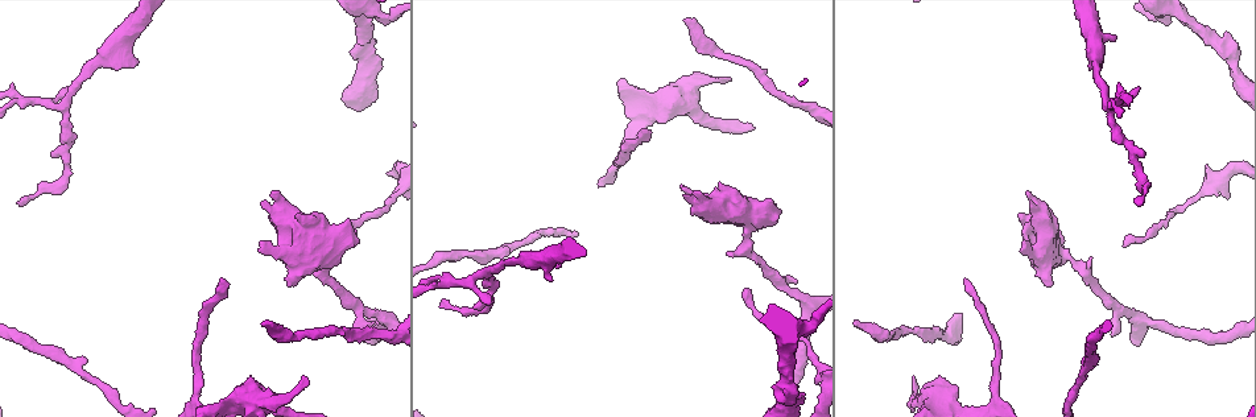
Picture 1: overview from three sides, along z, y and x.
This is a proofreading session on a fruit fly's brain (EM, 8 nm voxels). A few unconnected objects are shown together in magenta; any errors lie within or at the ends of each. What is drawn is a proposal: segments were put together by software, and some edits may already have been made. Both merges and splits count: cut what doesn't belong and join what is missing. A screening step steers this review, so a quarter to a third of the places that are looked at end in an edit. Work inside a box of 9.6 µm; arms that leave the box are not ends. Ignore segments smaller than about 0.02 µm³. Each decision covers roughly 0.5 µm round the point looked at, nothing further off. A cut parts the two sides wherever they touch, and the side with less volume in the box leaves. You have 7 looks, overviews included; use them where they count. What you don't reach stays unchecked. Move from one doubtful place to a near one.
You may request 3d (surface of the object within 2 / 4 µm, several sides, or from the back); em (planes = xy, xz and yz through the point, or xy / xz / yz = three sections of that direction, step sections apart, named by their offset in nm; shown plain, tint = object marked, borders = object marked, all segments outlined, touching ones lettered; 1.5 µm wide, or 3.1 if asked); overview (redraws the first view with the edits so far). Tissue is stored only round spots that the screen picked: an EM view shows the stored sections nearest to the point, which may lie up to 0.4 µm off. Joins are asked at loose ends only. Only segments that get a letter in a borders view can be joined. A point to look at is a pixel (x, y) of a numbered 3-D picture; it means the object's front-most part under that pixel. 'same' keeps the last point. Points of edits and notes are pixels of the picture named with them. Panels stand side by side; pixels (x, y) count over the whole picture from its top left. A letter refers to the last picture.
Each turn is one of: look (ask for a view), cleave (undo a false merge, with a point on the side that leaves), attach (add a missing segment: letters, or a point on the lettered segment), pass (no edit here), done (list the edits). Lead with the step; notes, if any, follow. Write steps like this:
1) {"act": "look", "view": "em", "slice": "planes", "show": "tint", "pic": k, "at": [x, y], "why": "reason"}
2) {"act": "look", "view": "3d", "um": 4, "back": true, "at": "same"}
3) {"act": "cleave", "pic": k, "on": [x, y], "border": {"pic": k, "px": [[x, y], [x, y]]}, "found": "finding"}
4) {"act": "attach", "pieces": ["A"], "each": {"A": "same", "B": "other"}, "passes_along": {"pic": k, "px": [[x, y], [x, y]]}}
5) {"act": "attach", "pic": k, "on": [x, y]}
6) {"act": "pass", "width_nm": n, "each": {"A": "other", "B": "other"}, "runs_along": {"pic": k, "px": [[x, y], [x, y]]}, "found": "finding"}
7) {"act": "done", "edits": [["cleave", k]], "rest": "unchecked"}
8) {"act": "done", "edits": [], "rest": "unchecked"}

{"act": "look", "view": "3d", "um": 4, "pic": 1, "at": [731, 253], "why": "branch stops here"}

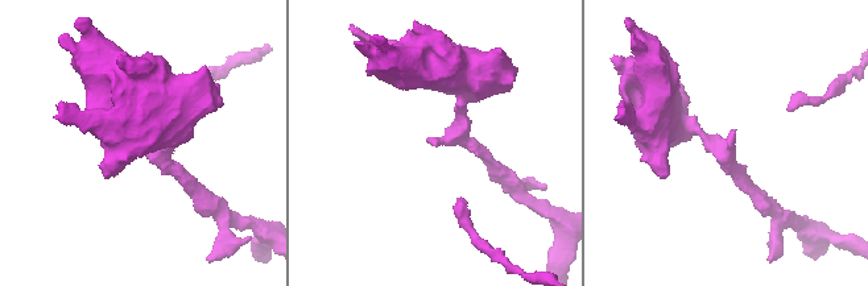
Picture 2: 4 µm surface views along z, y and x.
{"act": "look", "view": "em", "slice": "yz", "step": 4, "show": "tint", "pic": 2, "at": [435, 145], "arm_widths_nm": [180, 200]}

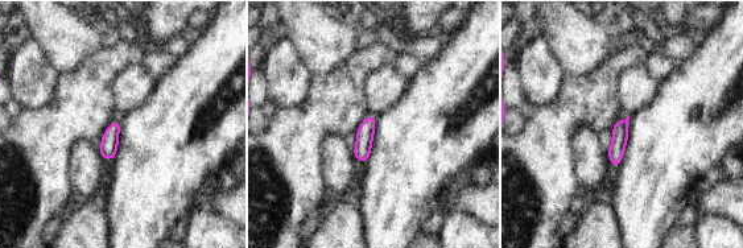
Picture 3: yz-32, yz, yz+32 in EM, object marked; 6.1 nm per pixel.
{"act": "look", "view": "em", "slice": "yz", "step": 4, "show": "borders", "at": "same", "why": "what lies round it"}

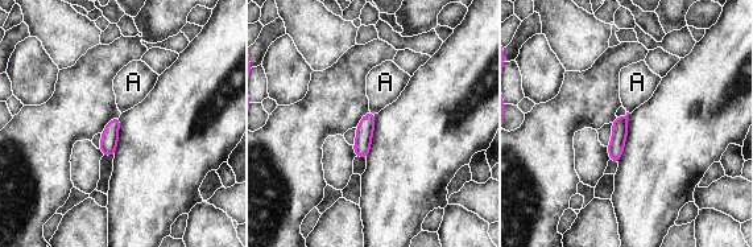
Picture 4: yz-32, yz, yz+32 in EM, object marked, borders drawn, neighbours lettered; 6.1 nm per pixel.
{"act": "pass", "each": {"A": "other"}, "border": {"pic": 4, "px": [[369, 110], [376, 112]]}, "found": "no lettered segment goes on from it"}

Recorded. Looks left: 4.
{"act": "look", "view": "em", "slice": "xz", "step": 4, "show": "borders", "pic": 1, "at": [725, 79], "why": "branch stops here"}

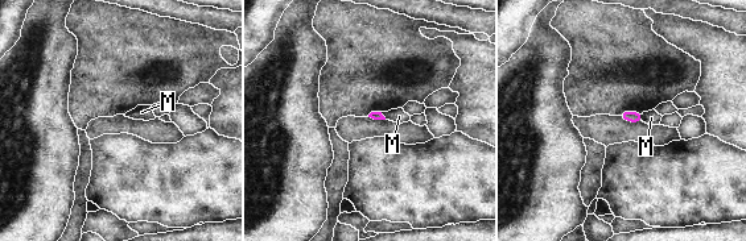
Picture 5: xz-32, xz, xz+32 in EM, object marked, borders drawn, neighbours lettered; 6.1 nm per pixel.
{"act": "look", "view": "em", "slice": "planes", "show": "borders", "at": "same", "why": "cut it another way"}

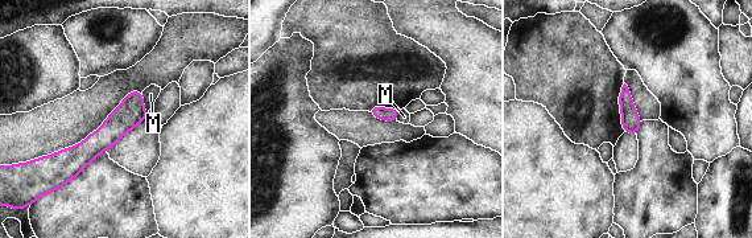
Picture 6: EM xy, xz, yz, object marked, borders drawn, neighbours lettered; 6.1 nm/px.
{"act": "pass", "each": {"M": "other"}, "runs_along": {"pic": 6, "px": [[139, 95], [78, 158], [56, 158]]}, "found": "none of them fits"}

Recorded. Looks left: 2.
{"act": "look", "view": "em", "slice": "planes", "show": "borders", "pic": 1, "at": [552, 279], "why": "free end"}

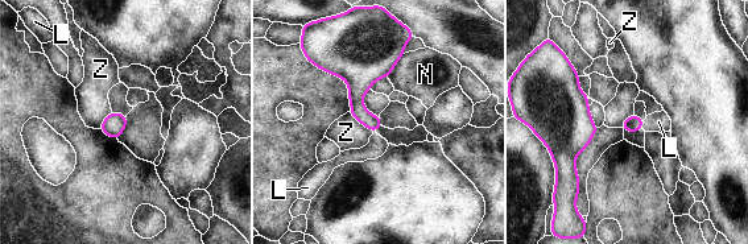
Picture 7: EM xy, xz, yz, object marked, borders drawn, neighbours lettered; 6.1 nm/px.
{"act": "attach", "pieces": ["L"], "each": {"L": "same", "N": "other", "Z": "other"}, "passes_along": {"pic": 7, "px": [[633, 123], [643, 123], [658, 122]]}, "found": "it goes on there"}

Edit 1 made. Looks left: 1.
{"act": "done", "edits": [["attach", 7]], "rest": "unchecked"}

